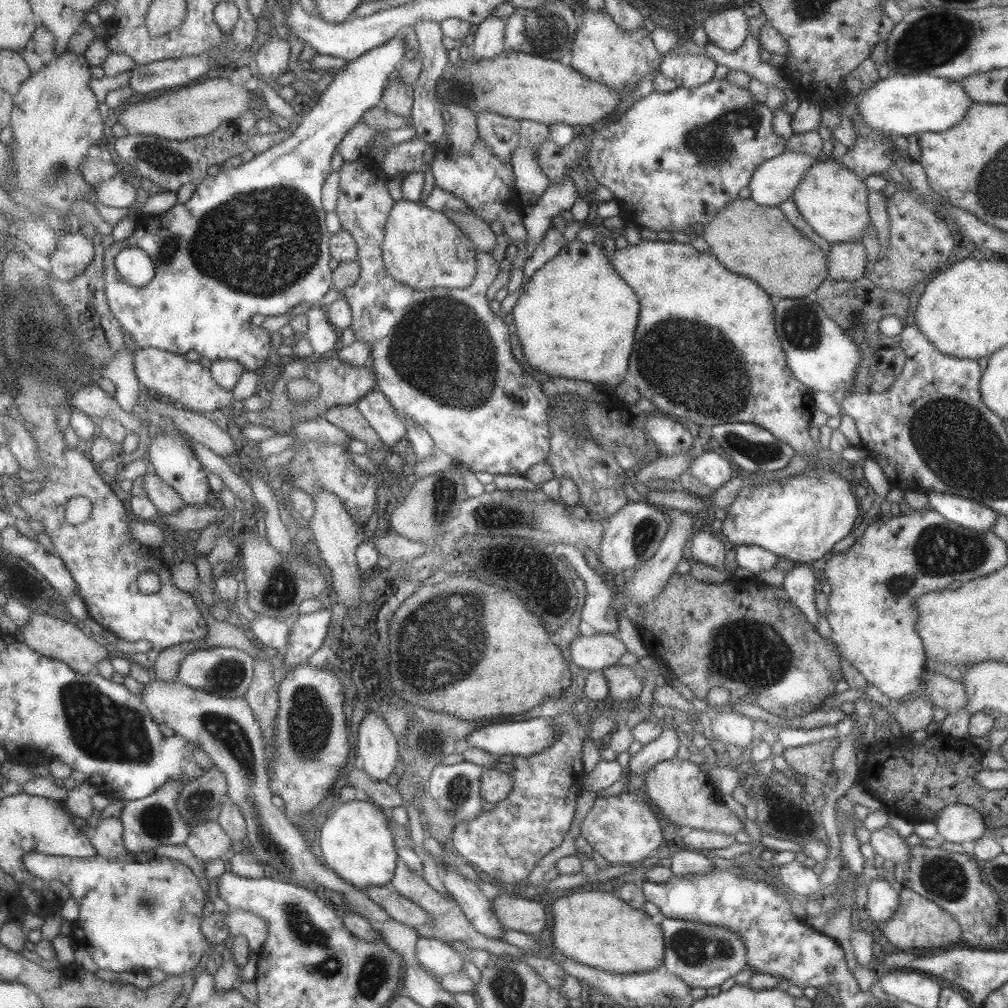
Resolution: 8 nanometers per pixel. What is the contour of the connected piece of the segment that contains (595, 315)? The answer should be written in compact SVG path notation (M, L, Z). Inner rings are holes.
M576 239L566 242L551 260L528 279L510 310L522 356L533 370L543 372L550 378L574 378L613 387L623 382L625 374L628 374L637 312L637 295L615 273L603 249Z

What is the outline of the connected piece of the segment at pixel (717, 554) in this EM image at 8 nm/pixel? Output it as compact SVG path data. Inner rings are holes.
M708 527L693 532L691 546L689 546L691 558L702 562L707 566L720 568L723 566L723 539Z

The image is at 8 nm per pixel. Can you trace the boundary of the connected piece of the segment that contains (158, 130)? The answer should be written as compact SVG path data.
M201 78L200 83L186 85L168 90L161 96L151 99L135 98L125 103L125 108L119 114L117 122L123 125L128 134L152 134L166 140L187 140L213 133L222 122L239 118L247 109L257 107L256 96L251 91L252 83L233 84L227 78Z

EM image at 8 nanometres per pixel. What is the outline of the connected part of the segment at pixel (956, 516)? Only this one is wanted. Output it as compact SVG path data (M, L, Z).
M927 492L926 495L929 508L943 515L945 520L967 530L975 532L990 530L998 517L998 513L992 508L976 500L944 492Z

